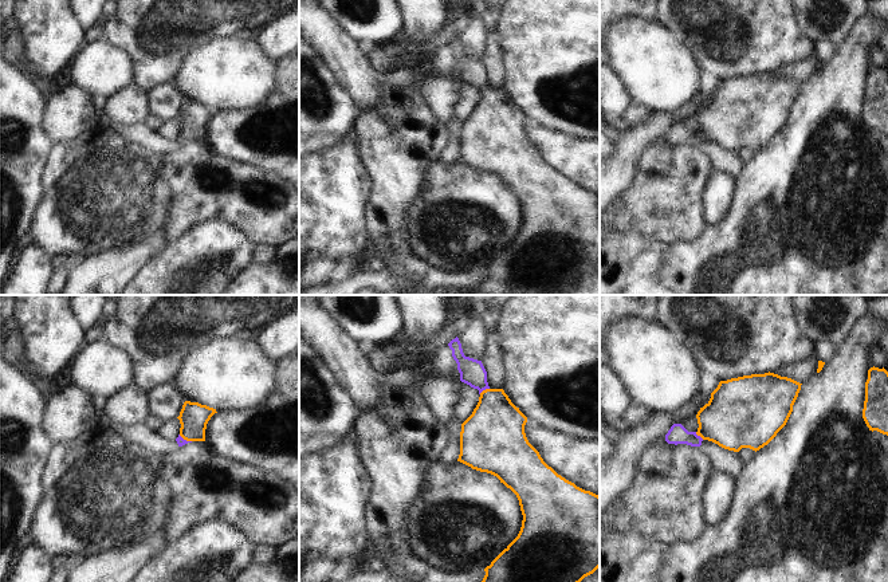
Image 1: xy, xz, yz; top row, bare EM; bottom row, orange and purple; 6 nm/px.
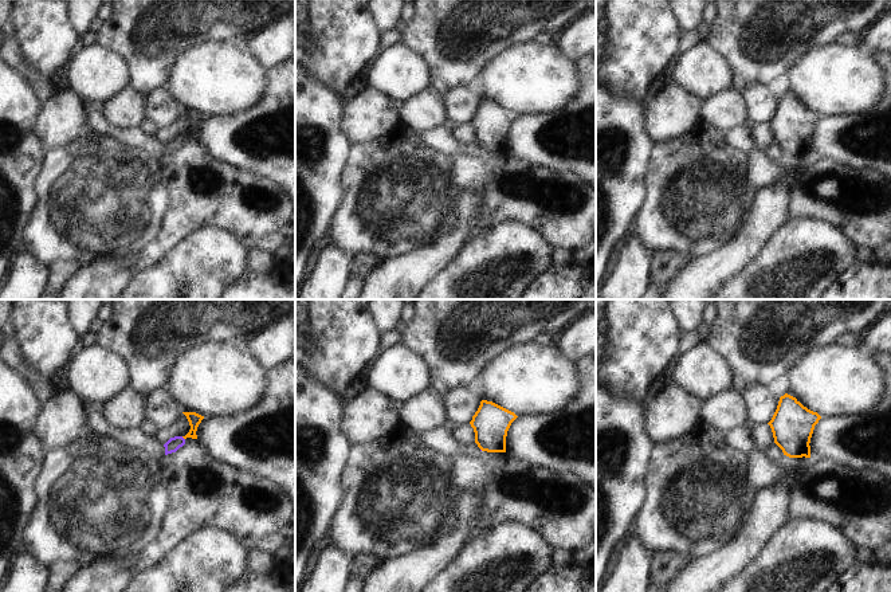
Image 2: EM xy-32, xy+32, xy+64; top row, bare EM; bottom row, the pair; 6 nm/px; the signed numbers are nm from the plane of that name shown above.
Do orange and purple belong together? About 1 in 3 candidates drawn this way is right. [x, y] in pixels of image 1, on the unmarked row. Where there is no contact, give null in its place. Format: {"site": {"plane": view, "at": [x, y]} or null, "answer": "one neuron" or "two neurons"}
{"site": {"plane": "xz", "at": [483, 90]}, "answer": "one neuron"}

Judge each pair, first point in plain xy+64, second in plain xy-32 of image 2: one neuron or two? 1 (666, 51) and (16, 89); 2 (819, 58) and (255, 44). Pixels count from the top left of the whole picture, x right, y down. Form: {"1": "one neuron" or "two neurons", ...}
{"1": "two neurons", "2": "two neurons"}

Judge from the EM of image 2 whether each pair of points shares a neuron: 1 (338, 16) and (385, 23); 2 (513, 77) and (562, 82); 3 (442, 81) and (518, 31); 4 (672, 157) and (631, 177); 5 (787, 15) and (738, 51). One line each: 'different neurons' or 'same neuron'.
1: different neurons
2: same neuron
3: same neuron
4: different neurons
5: same neuron

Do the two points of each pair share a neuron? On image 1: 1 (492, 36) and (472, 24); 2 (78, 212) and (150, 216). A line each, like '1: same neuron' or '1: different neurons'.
1: different neurons
2: same neuron

